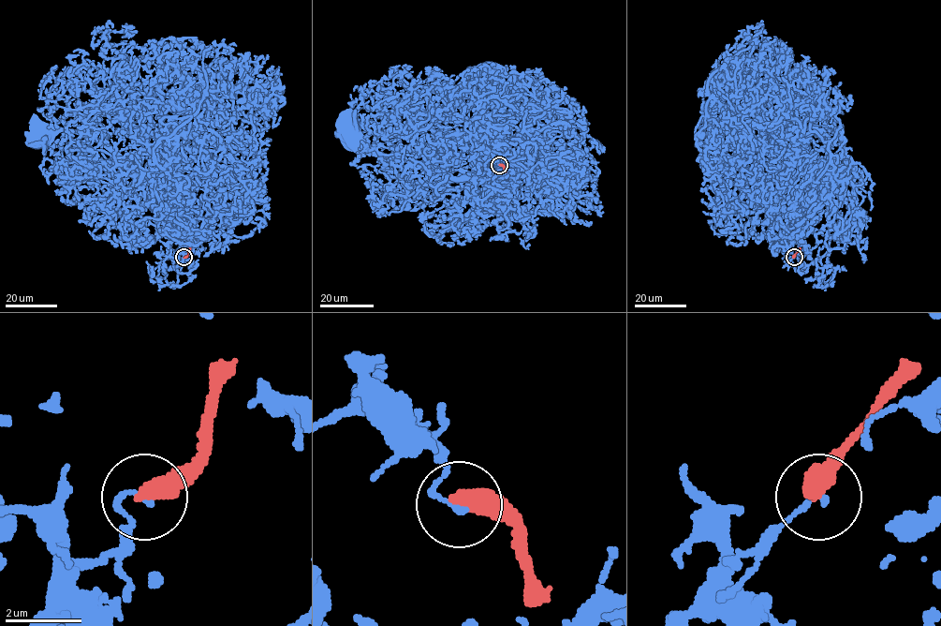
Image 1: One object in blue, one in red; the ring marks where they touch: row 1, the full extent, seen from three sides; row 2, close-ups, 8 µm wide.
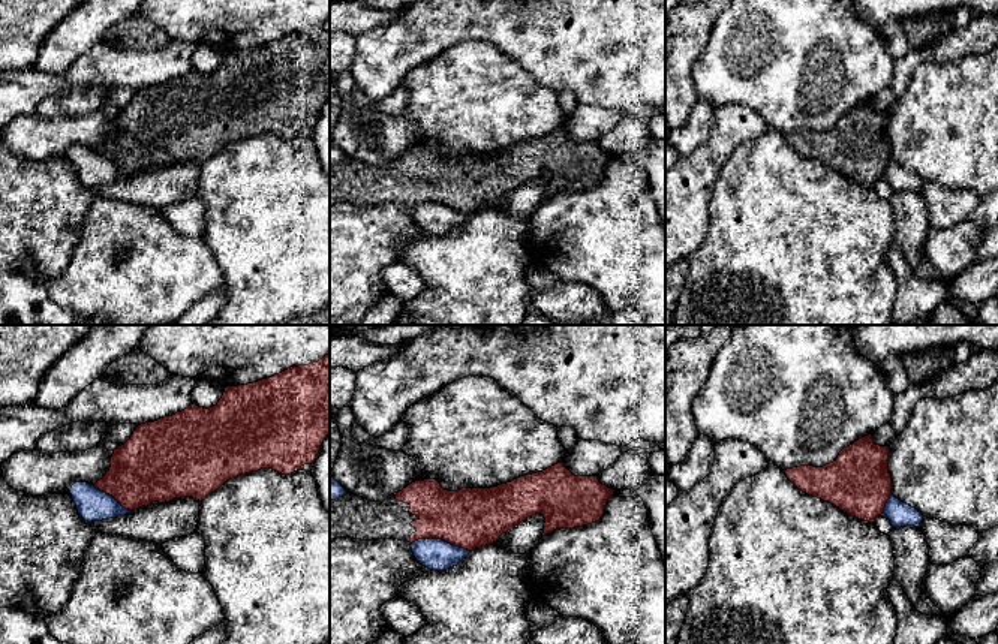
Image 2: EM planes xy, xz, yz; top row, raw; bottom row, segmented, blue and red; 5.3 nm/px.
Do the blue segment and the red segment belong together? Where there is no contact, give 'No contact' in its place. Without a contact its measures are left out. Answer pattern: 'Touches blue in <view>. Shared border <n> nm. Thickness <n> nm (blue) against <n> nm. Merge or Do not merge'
Touches blue in xz. Shared border 320 nm. Thickness 170 nm (blue) against 320 nm. Do not merge

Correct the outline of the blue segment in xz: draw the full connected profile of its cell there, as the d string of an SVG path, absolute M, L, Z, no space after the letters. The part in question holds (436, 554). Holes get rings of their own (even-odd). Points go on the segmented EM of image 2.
M418 539L411 544L411 548L415 559L433 571L457 566L471 553L442 539Z

